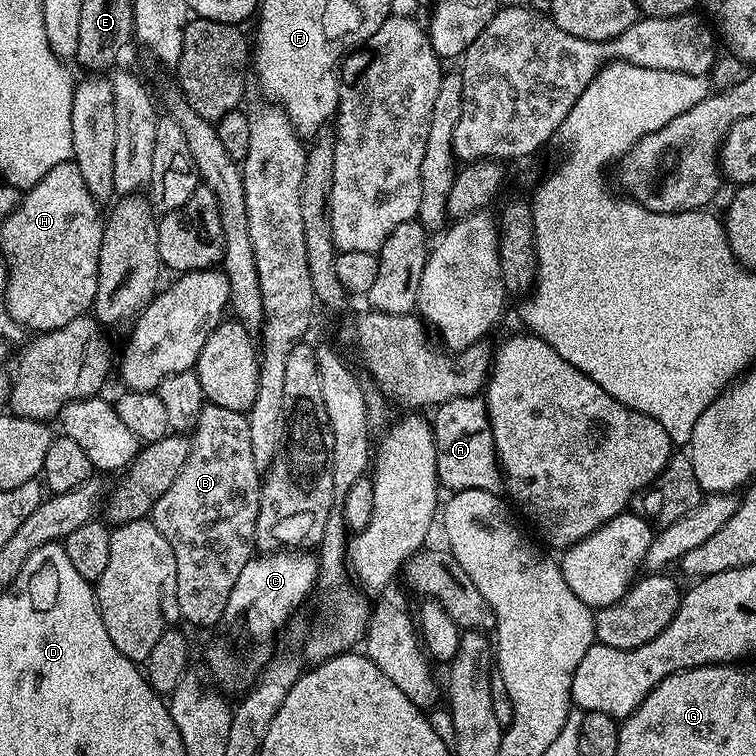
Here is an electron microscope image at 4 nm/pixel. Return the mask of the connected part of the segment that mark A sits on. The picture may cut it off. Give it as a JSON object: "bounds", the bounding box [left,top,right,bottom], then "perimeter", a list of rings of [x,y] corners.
{"bounds":[430,395,505,494],"perimeter":[[[479,395],[474,396],[459,396],[454,398],[450,402],[439,405],[435,409],[436,417],[431,417],[430,423],[432,426],[432,433],[436,439],[436,479],[449,493],[461,492],[462,490],[486,490],[487,492],[495,492],[497,494],[505,491],[504,486],[504,473],[500,470],[500,459],[496,457],[496,447],[494,446],[494,434],[492,433],[492,427],[488,421],[488,405],[484,403],[483,399]]]}

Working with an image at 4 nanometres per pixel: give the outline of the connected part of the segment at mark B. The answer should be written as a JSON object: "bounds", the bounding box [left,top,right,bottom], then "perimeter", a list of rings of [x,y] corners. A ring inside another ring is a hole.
{"bounds":[150,403,262,628],"perimeter":[[[205,403],[200,408],[200,416],[190,439],[192,449],[186,458],[186,466],[182,466],[182,474],[178,474],[178,478],[174,478],[170,490],[166,490],[166,494],[162,494],[162,498],[158,498],[158,502],[151,510],[150,519],[154,526],[158,526],[162,538],[166,538],[166,542],[170,542],[170,550],[174,550],[174,562],[178,566],[178,610],[180,611],[180,620],[183,623],[193,624],[196,628],[212,628],[216,623],[221,623],[224,620],[224,611],[226,610],[226,602],[230,598],[230,590],[234,590],[234,582],[238,582],[238,574],[242,574],[242,566],[246,566],[246,562],[253,559],[254,551],[252,552],[252,548],[257,547],[256,519],[258,518],[258,506],[260,505],[262,470],[258,466],[254,466],[254,453],[252,453],[250,447],[250,426],[248,425],[248,417],[243,412],[226,410],[222,406]]]}

